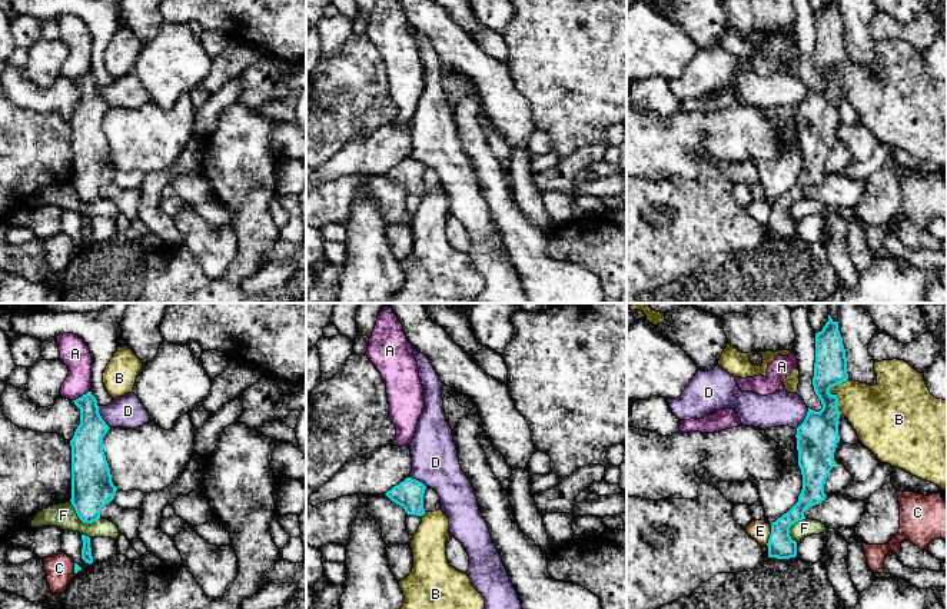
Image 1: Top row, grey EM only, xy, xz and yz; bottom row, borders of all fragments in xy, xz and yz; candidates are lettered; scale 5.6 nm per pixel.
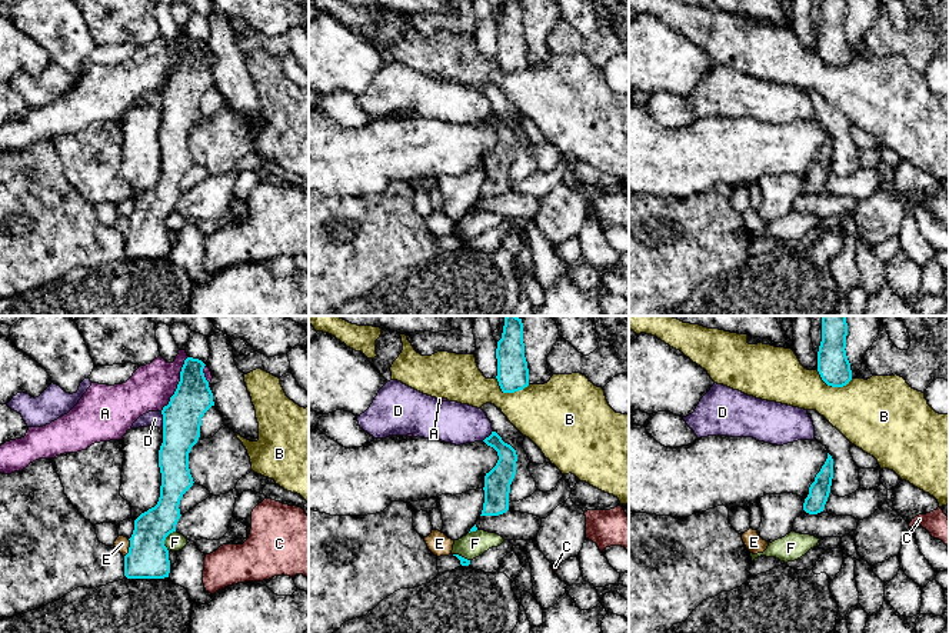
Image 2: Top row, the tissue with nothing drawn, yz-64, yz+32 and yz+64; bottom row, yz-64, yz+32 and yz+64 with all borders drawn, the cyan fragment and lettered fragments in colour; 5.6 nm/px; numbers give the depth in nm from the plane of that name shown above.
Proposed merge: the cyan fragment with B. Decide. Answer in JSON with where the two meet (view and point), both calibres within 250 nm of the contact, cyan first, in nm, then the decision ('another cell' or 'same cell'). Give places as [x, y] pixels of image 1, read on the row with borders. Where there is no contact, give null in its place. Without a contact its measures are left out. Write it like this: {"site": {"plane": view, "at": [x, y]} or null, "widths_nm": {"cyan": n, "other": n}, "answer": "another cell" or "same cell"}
{"site": {"plane": "yz", "at": [833, 395]}, "widths_nm": {"cyan": 240, "other": 280}, "answer": "another cell"}

